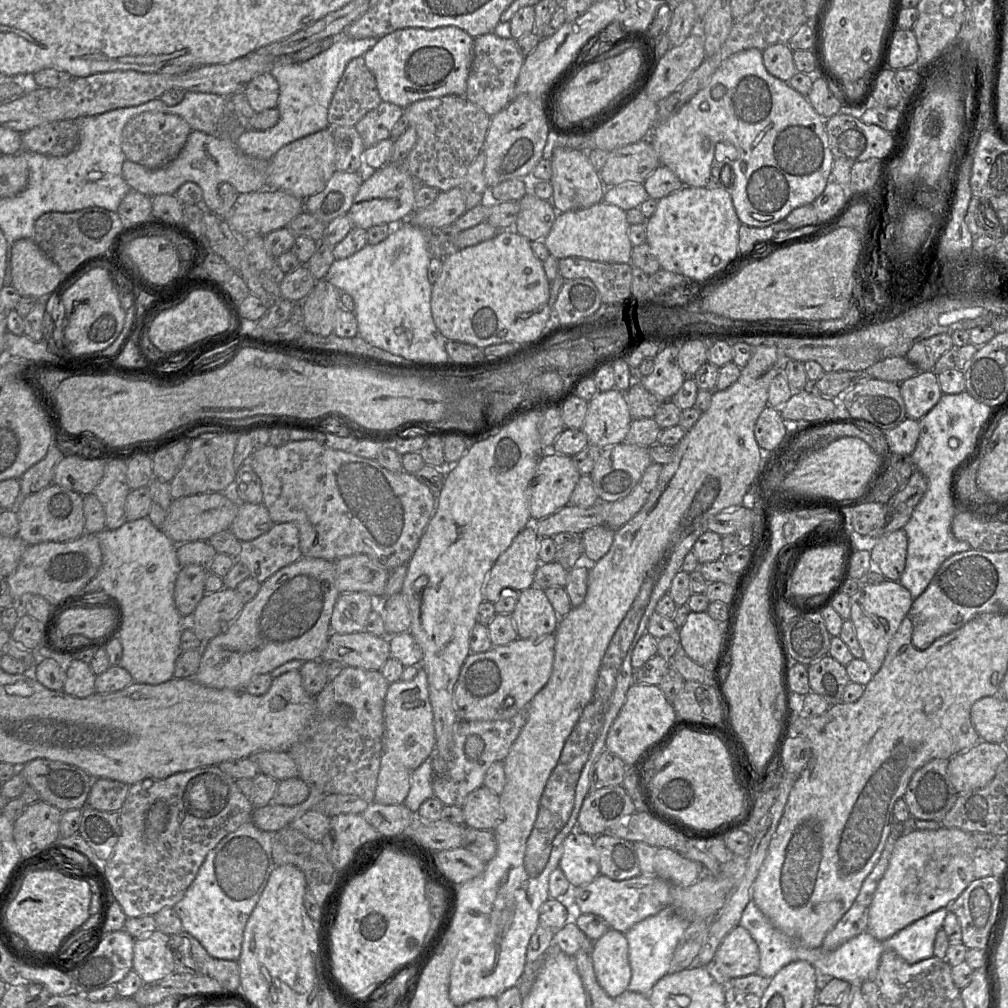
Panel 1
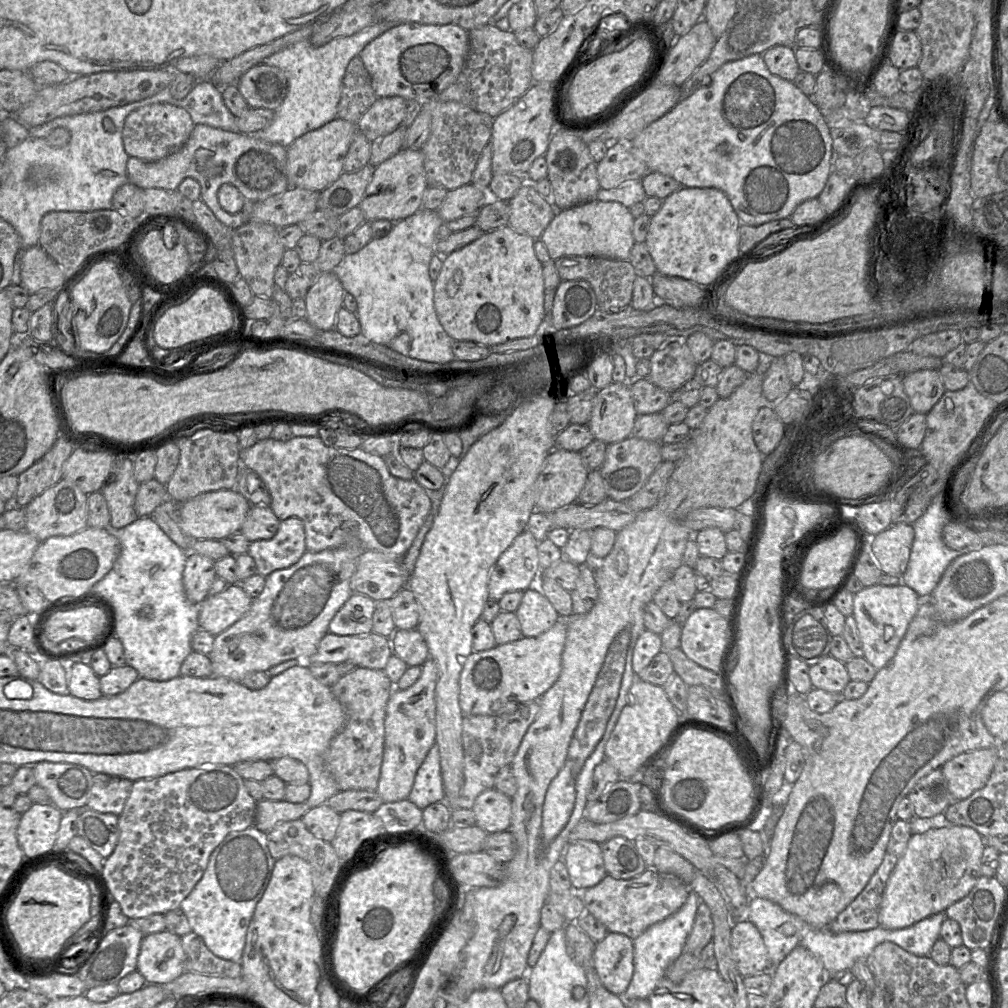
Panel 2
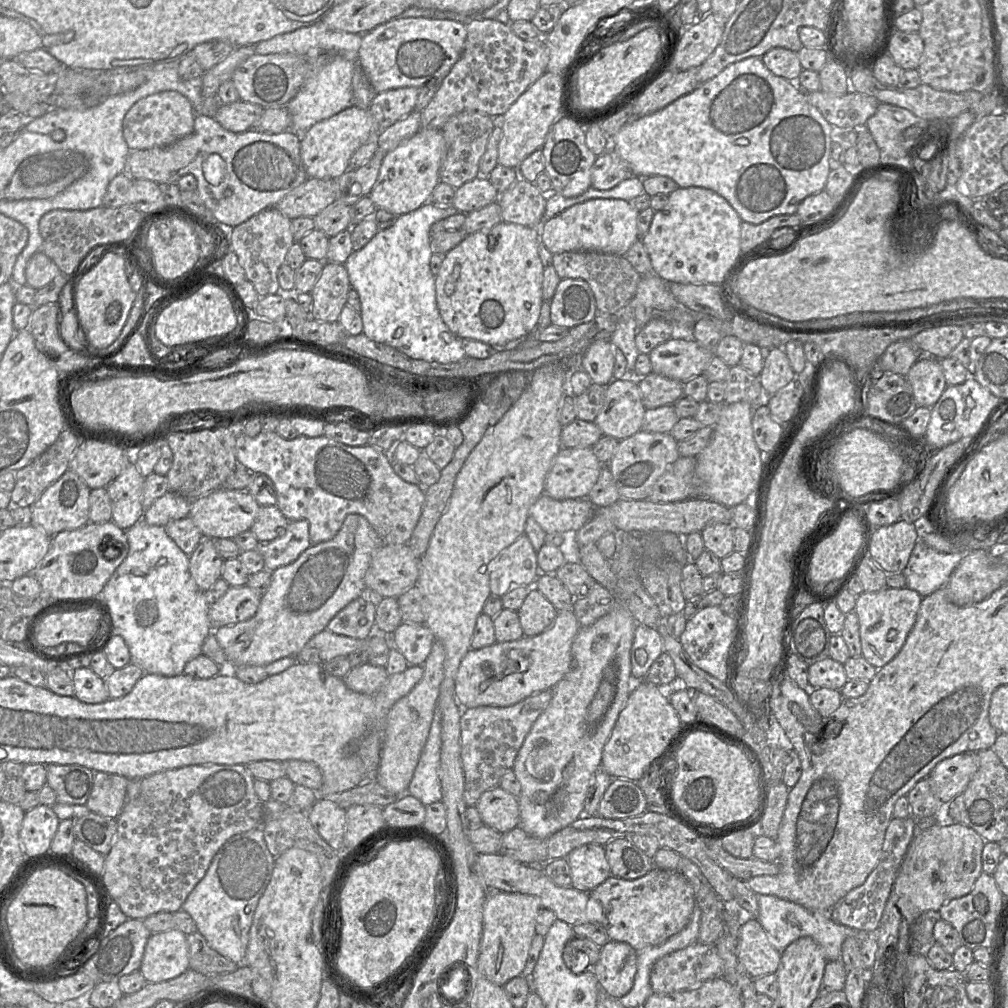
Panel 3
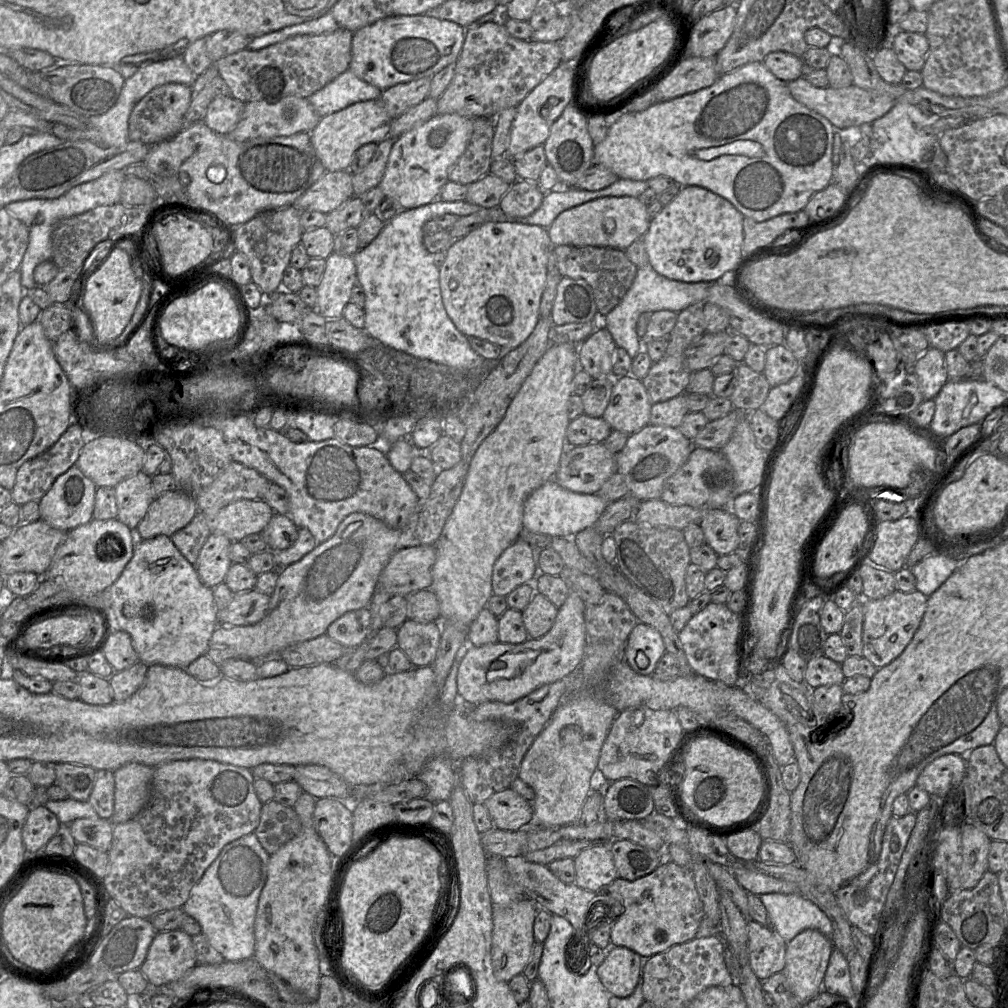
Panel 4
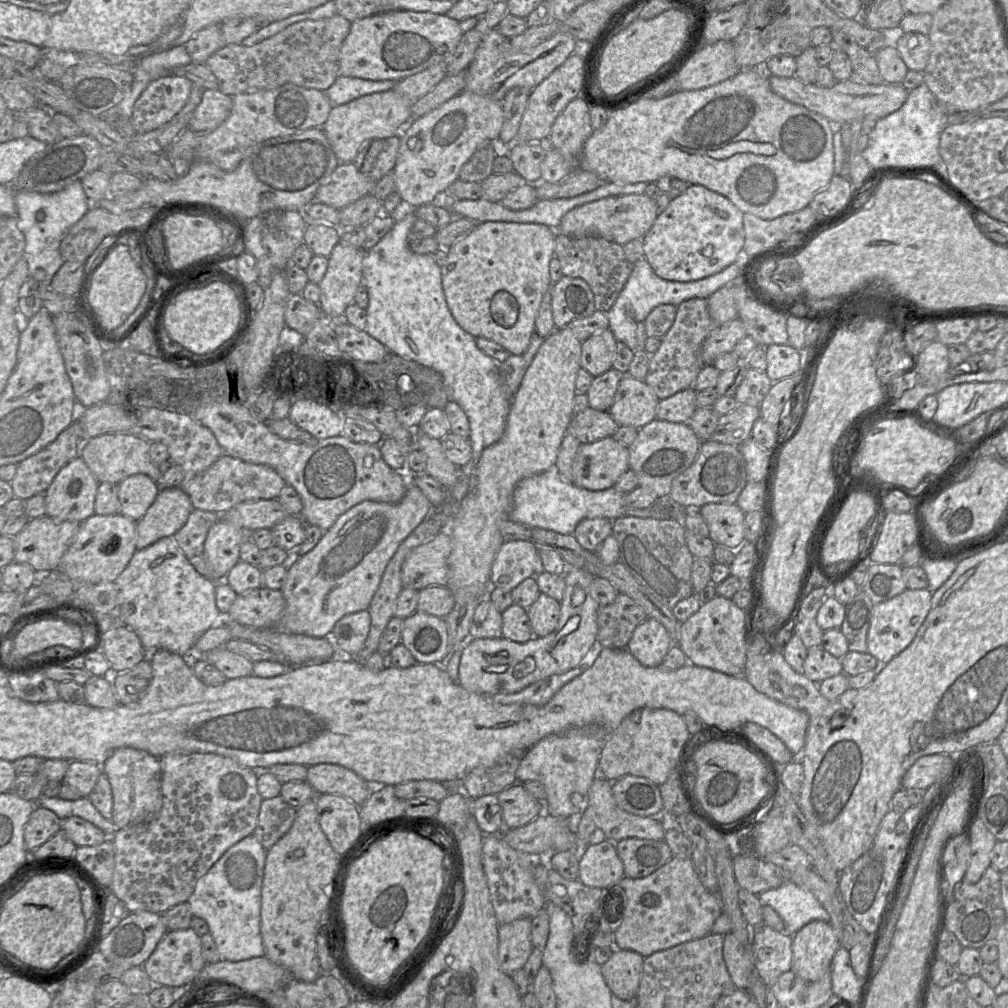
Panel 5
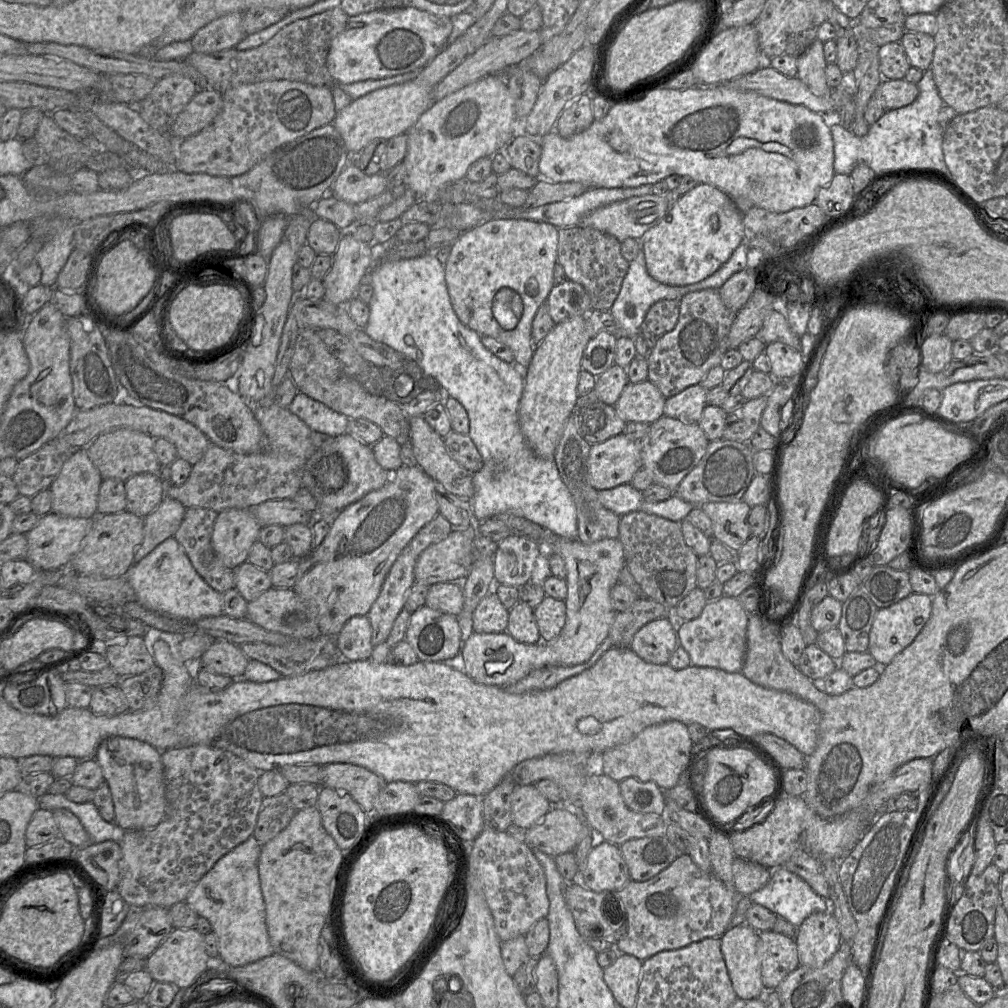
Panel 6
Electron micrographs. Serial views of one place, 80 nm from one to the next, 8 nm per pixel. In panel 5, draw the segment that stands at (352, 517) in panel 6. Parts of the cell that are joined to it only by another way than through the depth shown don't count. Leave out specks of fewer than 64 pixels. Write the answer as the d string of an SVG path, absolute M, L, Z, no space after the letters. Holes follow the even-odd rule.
M407 479L407 489L403 499L397 503L386 503L386 502L377 502L377 501L363 501L354 507L350 508L348 511L340 515L335 523L331 526L331 528L325 531L322 538L319 540L317 545L302 556L294 556L292 560L287 565L287 576L285 583L281 587L281 592L285 599L286 605L282 612L282 615L279 621L272 628L260 628L260 629L273 629L279 633L285 634L295 634L295 635L307 635L317 638L327 638L330 637L331 632L338 620L342 617L352 614L355 612L359 612L362 610L367 610L370 606L370 603L375 595L385 569L396 553L398 547L401 543L410 535L410 533L421 524L431 513L433 510L433 505L431 502L425 497L419 487L414 484L410 479Z

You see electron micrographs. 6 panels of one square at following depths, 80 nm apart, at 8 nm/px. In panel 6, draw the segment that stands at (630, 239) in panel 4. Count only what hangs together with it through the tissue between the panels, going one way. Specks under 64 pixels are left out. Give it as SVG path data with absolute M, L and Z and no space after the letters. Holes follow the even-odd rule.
M646 194L599 207L580 220L580 225L591 227L617 238L640 239L665 215L669 203L664 195Z

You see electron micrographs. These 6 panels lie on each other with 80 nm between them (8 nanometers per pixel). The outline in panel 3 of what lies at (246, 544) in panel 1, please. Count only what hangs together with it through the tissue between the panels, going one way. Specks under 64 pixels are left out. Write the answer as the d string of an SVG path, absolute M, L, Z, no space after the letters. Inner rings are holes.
M298 520L289 522L283 536L270 542L259 542L256 550L264 558L264 570L273 572L294 562L310 546L309 523Z

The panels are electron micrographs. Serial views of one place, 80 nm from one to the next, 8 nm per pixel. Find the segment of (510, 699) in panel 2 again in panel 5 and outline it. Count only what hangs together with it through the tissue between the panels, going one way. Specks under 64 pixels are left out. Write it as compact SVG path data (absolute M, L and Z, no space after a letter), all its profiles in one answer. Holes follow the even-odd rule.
M566 564L566 588L560 601L560 617L555 630L545 637L534 636L525 643L500 638L469 639L461 645L458 683L484 696L517 693L552 675L575 668L597 641L597 612L600 604L591 596L593 574Z

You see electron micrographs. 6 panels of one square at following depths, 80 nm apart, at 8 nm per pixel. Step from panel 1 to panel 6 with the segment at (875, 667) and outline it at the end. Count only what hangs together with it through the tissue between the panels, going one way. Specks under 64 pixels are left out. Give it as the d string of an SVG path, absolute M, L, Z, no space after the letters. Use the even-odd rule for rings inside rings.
M914 592L889 607L878 609L869 633L868 652L879 665L887 666L914 641L929 620L931 611L932 597Z

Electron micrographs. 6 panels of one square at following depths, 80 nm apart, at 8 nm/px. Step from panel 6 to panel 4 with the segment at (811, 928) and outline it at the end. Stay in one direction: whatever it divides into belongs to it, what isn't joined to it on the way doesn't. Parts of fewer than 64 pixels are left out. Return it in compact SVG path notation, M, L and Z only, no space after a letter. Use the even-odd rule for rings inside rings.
M805 929L787 942L785 967L781 972L786 976L788 990L796 999L797 1007L812 1000L822 990L824 976L834 949L831 938L816 929Z

